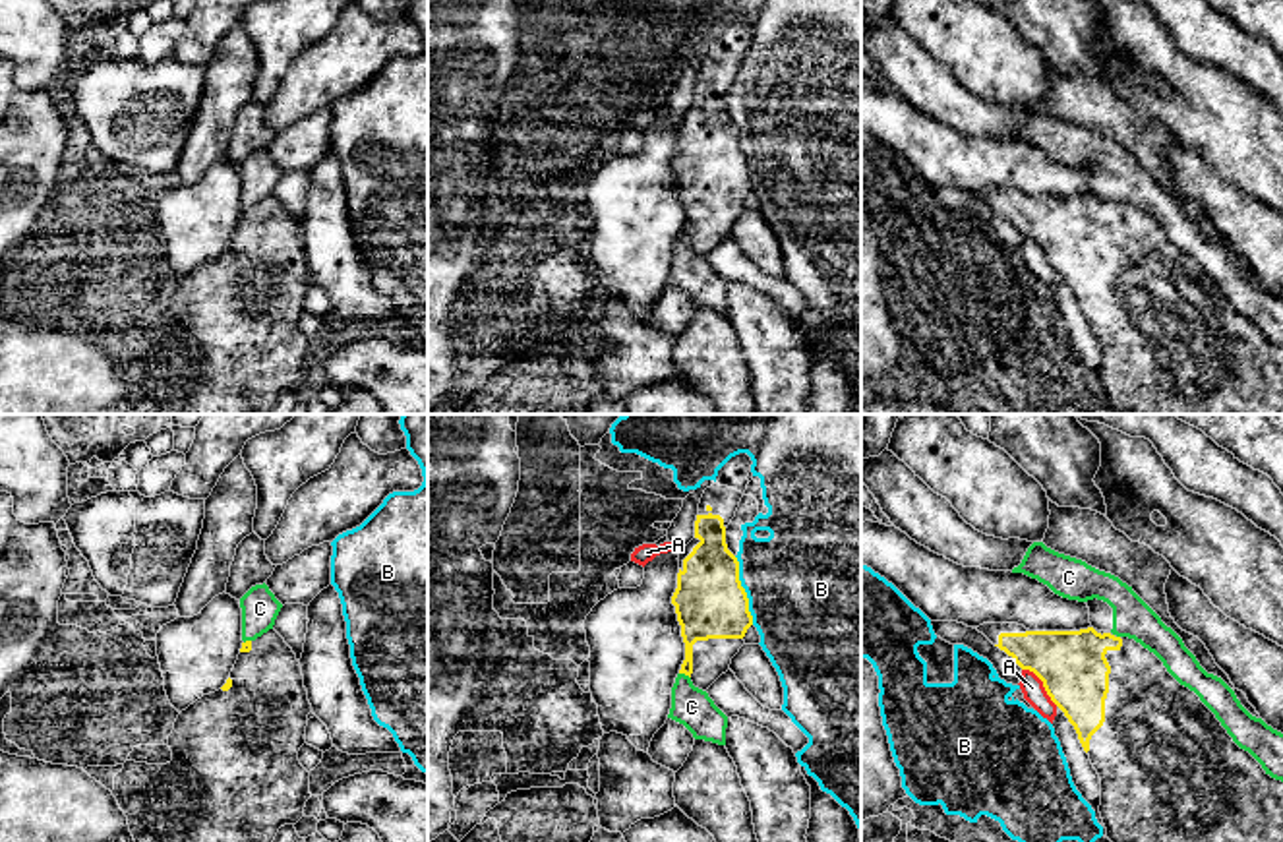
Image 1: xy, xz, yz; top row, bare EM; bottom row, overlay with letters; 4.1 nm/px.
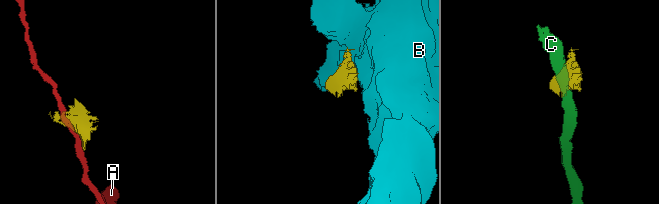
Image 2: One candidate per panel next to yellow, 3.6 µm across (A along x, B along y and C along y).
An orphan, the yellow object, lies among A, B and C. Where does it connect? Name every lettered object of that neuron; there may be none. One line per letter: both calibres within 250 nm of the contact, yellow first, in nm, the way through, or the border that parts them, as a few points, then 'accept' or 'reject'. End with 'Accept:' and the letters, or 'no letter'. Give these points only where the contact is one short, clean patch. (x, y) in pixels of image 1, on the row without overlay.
A: 280 nm thick on the yellow side, 90 nm on the other; reject
B: 300 nm thick on the yellow side, 480 nm on the other; reject
C: 190 nm thick on the yellow side, 160 nm on the other; border along xz (680, 239), (689, 244); reject
Accept: no letter

